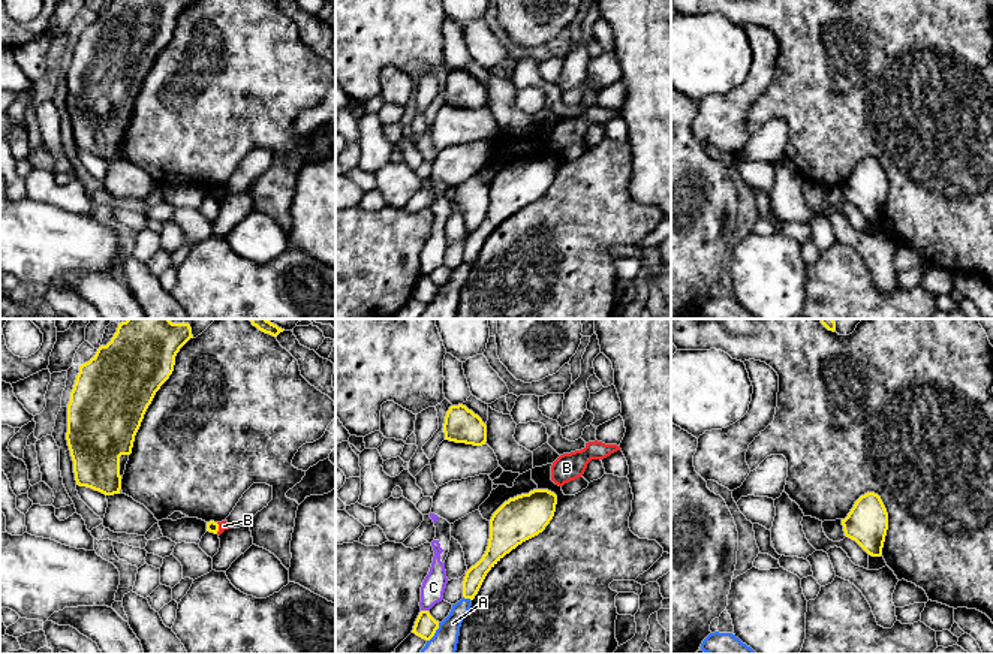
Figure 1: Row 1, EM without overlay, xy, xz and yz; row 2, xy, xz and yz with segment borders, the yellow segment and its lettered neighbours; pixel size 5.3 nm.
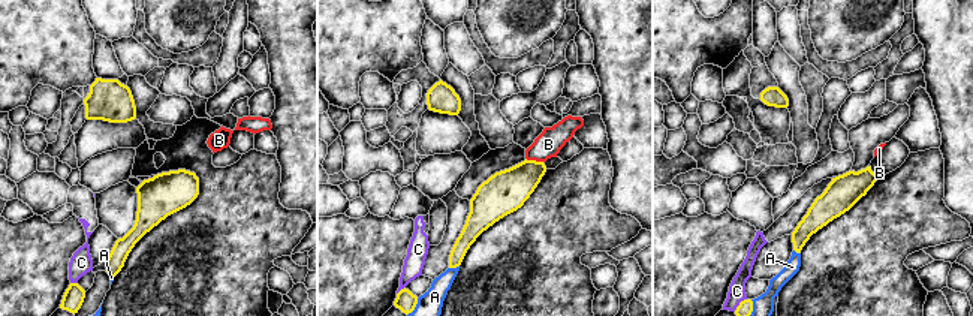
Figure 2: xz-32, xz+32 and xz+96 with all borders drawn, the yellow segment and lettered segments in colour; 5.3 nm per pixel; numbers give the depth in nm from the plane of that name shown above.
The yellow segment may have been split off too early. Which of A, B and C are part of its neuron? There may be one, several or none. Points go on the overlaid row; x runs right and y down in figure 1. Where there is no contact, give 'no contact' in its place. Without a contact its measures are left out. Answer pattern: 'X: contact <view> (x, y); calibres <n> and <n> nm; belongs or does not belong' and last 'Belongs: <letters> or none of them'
A: contact xz (468, 597); calibres 100 and 130 nm; does not belong
B: contact xy (217, 529); calibres 60 and 50 nm; does not belong
C: contact xz (424, 611); calibres 120 and 130 nm; does not belong
Belongs: none of them

